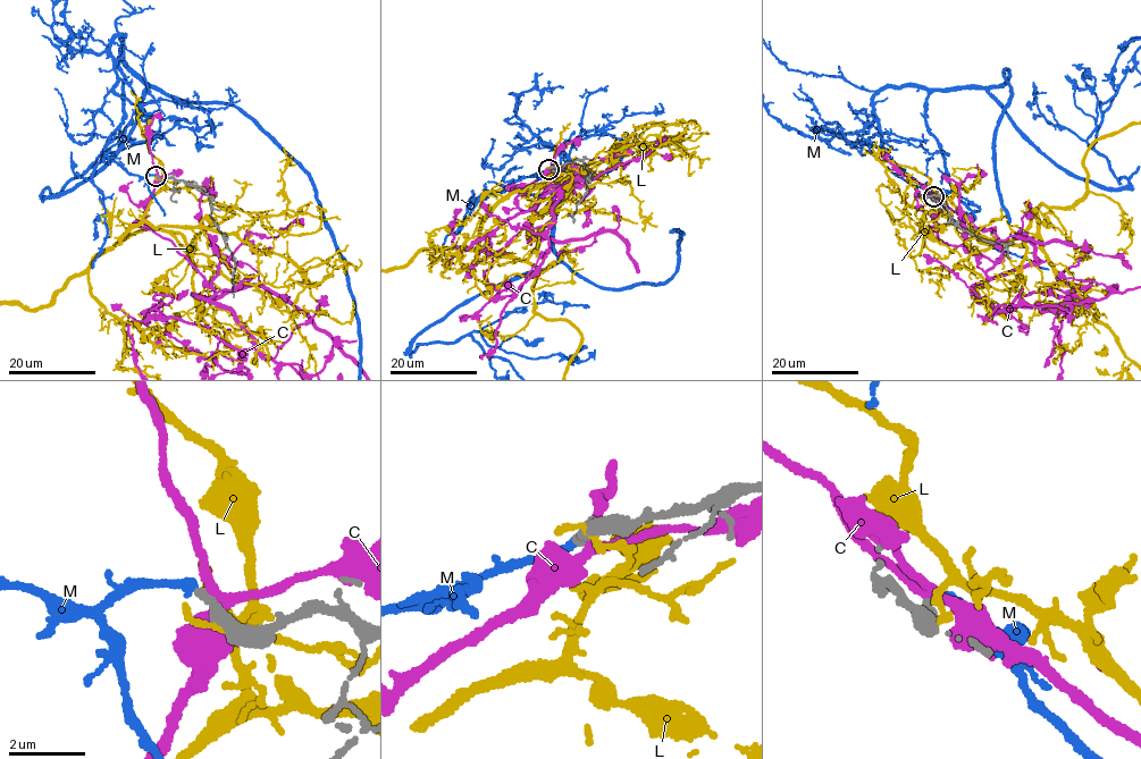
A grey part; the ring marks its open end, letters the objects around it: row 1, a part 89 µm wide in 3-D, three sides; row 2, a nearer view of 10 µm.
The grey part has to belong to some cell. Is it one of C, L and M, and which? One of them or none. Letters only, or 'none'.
M

